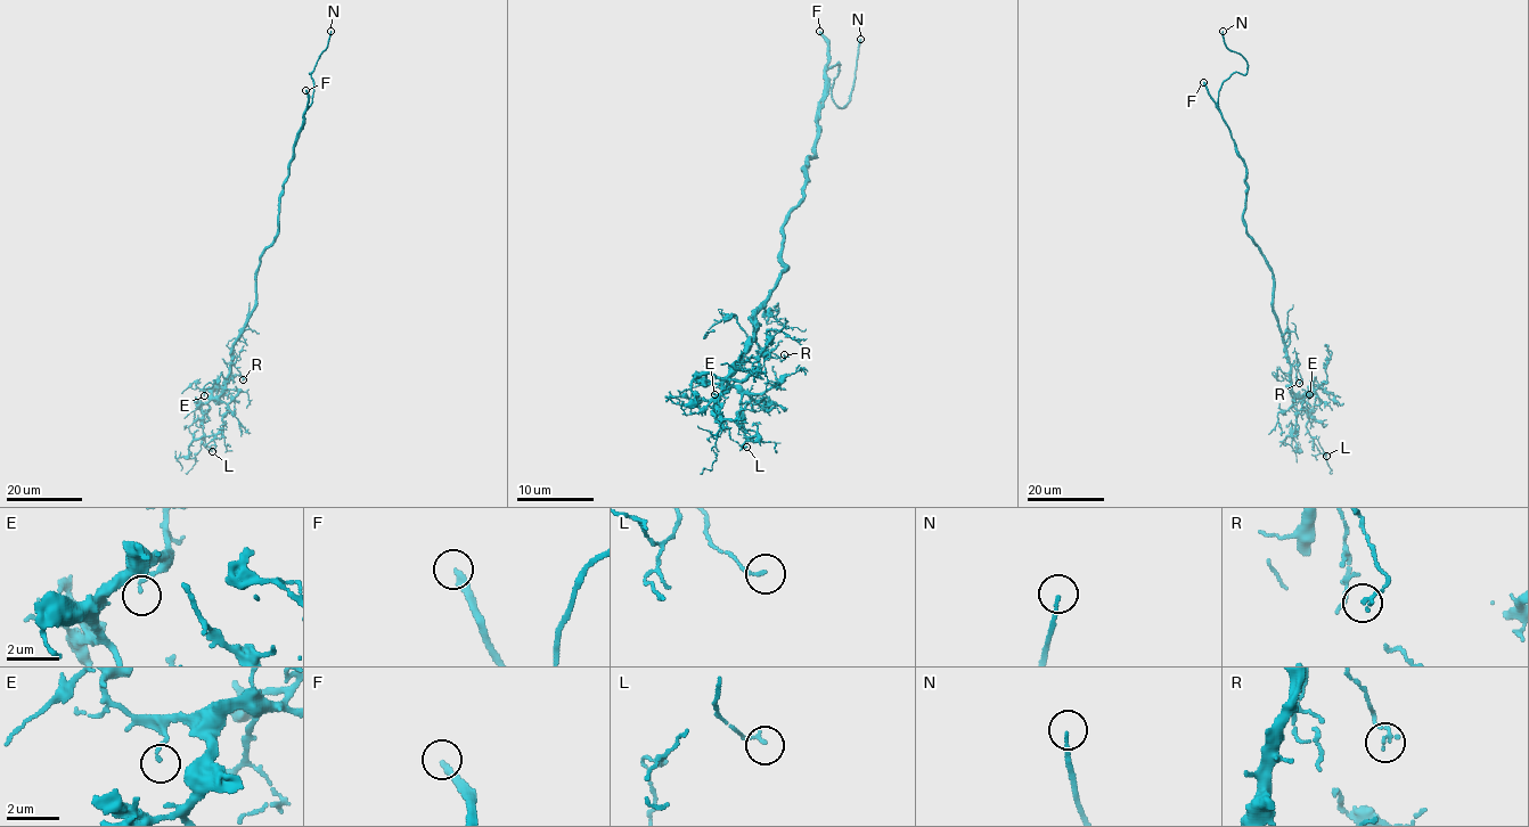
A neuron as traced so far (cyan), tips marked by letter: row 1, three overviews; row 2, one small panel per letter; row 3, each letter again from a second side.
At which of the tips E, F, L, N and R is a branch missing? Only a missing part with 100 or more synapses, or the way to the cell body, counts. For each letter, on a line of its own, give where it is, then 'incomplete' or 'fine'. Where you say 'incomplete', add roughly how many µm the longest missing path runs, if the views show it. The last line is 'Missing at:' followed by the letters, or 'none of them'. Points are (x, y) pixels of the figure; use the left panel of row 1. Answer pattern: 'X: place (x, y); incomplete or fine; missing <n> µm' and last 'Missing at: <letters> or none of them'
E: place (204, 395); fine
F: place (305, 90); incomplete; missing 170 µm
L: place (212, 451); fine
N: place (330, 31); incomplete; missing 15 µm
R: place (243, 379); fine
Missing at: F, N

